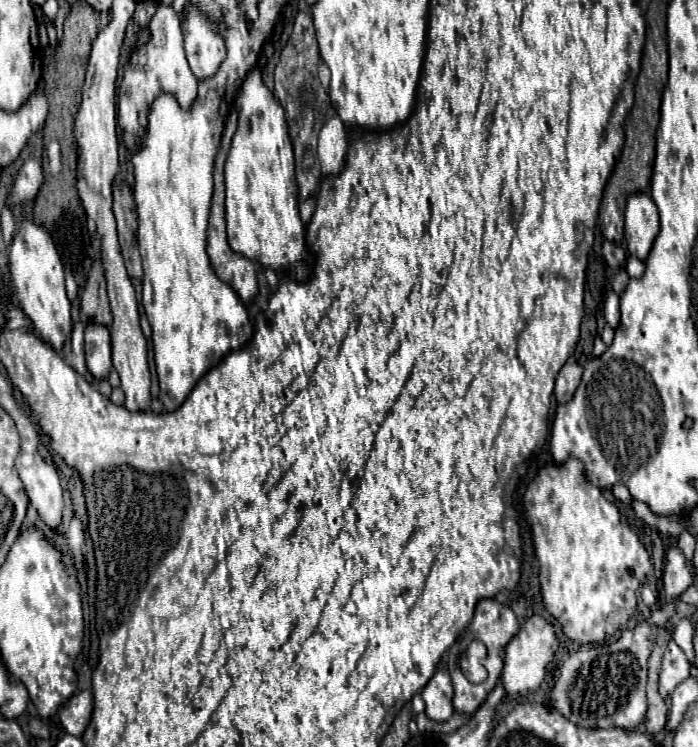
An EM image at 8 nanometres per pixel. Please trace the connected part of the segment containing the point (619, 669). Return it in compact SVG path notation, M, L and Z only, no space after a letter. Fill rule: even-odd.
M641 621L635 629L625 629L619 637L609 639L603 645L581 645L559 667L559 675L551 689L549 707L579 727L621 727L625 731L633 731L643 723L647 711L647 657L653 645L649 635L649 625Z

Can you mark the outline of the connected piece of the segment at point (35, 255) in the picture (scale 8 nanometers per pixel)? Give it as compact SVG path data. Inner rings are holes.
M23 219L13 243L9 245L9 273L15 289L15 297L19 307L27 315L33 325L33 331L59 353L63 349L65 339L71 333L71 301L65 291L65 275L59 253L47 233L45 227L33 223L31 219Z

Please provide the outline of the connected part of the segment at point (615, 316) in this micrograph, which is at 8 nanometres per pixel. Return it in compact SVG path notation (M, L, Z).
M613 291L606 296L603 308L607 324L616 329L620 325L620 297Z

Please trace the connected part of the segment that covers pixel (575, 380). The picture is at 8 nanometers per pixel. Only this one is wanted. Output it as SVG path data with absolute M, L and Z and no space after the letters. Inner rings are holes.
M569 357L555 381L555 399L559 403L567 403L573 397L577 385L581 383L581 375L583 375L583 367L575 361L575 357Z

